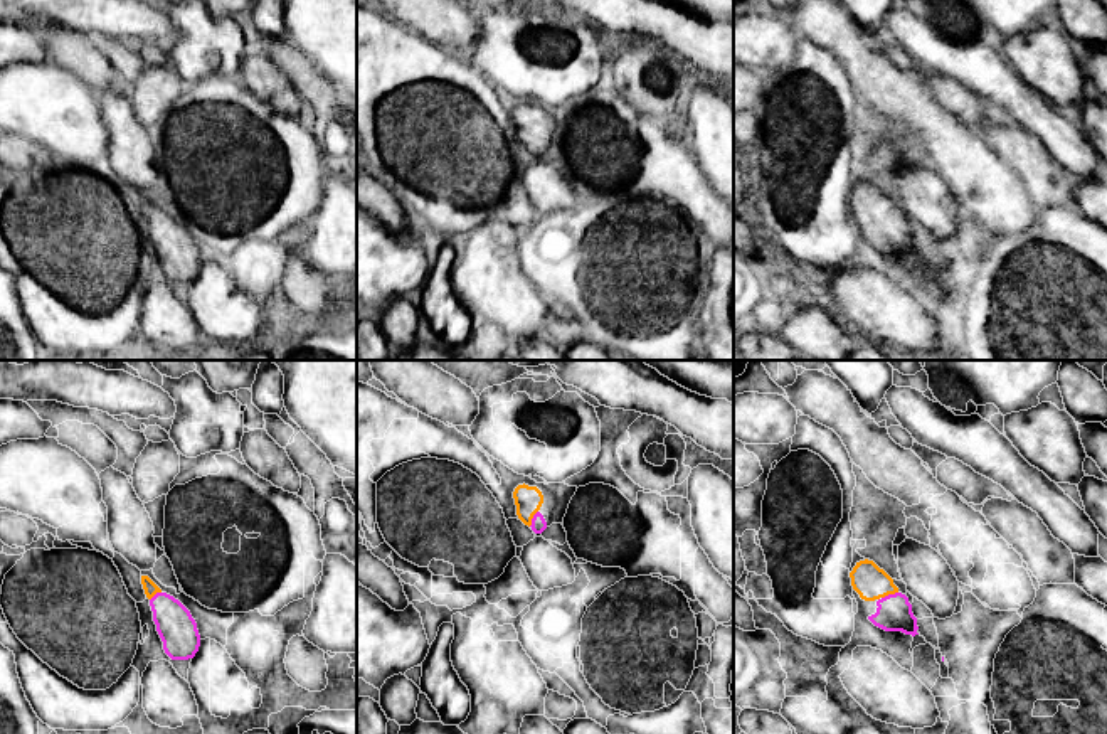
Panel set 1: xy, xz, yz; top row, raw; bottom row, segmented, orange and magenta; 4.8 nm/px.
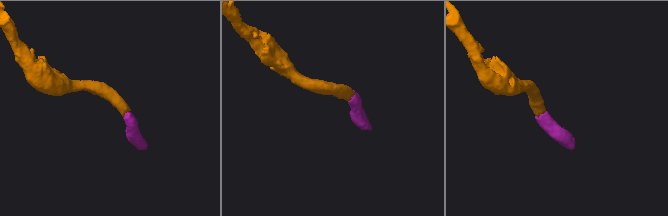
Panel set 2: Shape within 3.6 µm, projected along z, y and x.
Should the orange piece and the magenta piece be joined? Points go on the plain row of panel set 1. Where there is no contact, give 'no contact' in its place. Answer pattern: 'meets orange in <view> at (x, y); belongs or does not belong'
meets orange in yz at (889, 216); belongs

